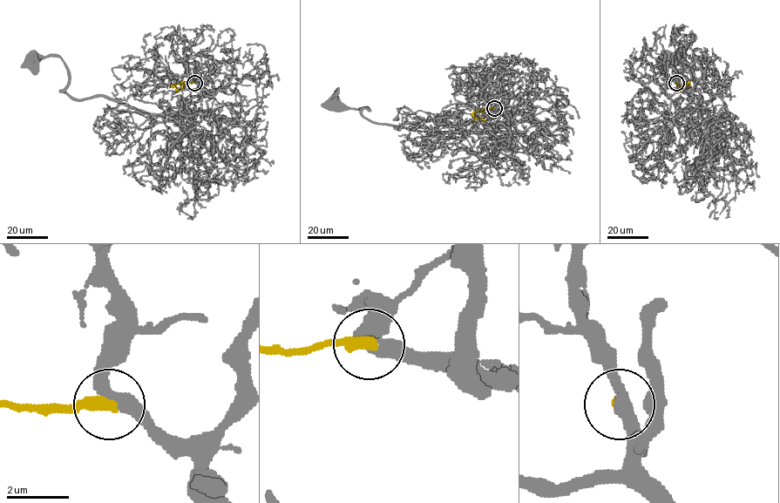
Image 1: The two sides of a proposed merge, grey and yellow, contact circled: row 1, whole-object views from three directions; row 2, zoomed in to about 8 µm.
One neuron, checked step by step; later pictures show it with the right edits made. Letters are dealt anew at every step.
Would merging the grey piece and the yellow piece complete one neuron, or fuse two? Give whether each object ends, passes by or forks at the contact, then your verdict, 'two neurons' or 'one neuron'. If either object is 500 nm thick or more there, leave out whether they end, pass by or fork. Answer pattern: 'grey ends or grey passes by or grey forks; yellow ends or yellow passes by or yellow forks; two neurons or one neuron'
grey passes by; yellow ends; one neuron

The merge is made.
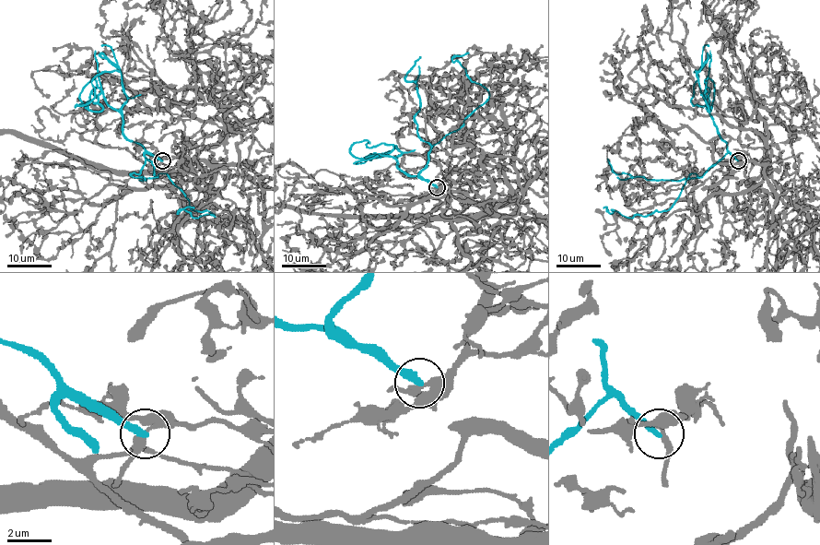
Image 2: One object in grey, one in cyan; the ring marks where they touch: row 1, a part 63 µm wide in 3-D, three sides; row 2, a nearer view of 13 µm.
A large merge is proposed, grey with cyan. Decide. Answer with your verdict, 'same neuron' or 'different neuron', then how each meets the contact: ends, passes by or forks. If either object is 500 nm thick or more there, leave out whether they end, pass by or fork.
different neuron | grey passes by | cyan ends

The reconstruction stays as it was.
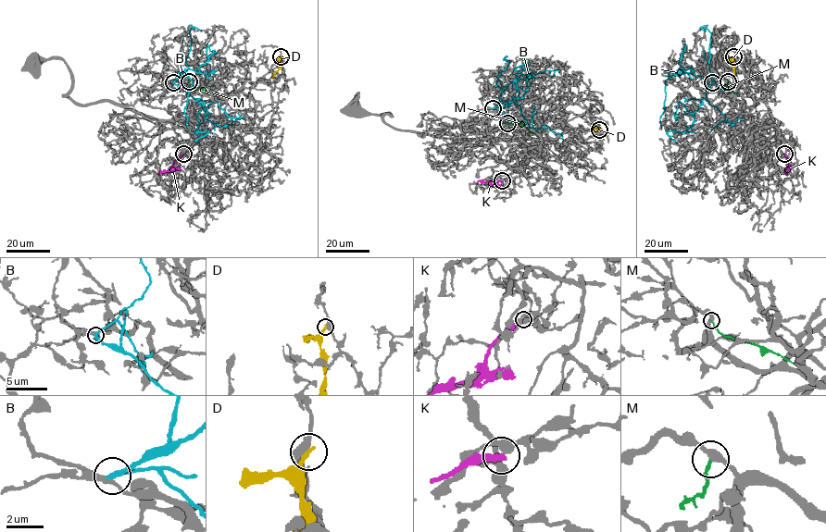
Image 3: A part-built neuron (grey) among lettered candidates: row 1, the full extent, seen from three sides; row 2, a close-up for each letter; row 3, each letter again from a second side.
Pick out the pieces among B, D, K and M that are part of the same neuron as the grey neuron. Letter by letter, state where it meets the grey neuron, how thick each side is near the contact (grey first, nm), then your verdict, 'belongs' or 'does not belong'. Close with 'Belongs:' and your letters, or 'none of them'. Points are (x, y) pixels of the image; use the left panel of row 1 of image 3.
B: (173, 82) | 280/240 nm | does not belong
D: (281, 56) | 420/240 nm | does not belong
K: (183, 154) | 420/400 nm | does not belong
M: (189, 81) | 320/180 nm | does not belong
Belongs: none of them

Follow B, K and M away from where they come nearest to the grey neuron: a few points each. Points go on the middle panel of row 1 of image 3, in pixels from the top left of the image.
B: (493, 108), (521, 97), (528, 90), (519, 88), (516, 79), (527, 64), (514, 70)
K: (502, 180), (494, 184), (477, 182)
M: (507, 124), (518, 120), (534, 133)

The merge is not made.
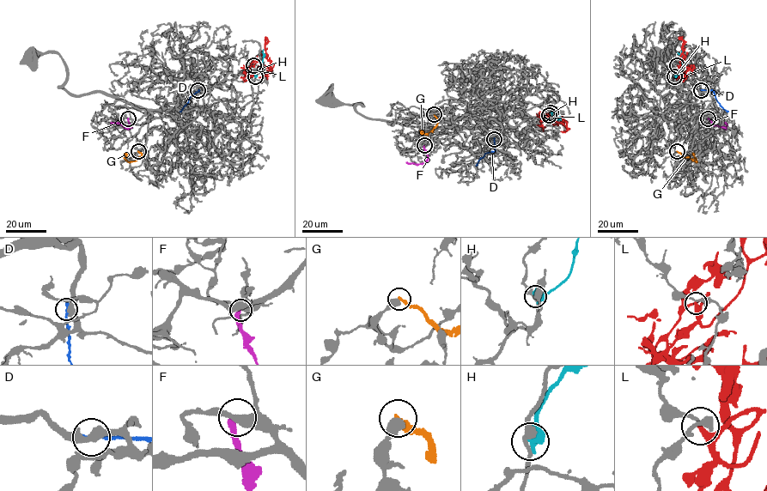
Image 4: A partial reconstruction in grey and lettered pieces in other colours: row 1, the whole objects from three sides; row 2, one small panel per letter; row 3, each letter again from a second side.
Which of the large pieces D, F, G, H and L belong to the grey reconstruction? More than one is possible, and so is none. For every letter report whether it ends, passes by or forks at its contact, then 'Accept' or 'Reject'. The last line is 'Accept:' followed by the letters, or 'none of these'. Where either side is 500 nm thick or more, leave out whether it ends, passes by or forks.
D: It ends there. Reject
F: It ends there. Reject
G: Reject
H: Reject
L: It passes by. Reject
Accept: none of these

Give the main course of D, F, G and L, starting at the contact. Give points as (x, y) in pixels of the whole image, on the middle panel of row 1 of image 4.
D: (494, 139), (495, 150), (485, 153), (476, 166)
F: (424, 145), (428, 156), (425, 162), (406, 162)
G: (434, 114), (437, 124), (427, 134), (421, 133), (421, 130)
L: (549, 115), (556, 122), (566, 122), (567, 125), (556, 120)

